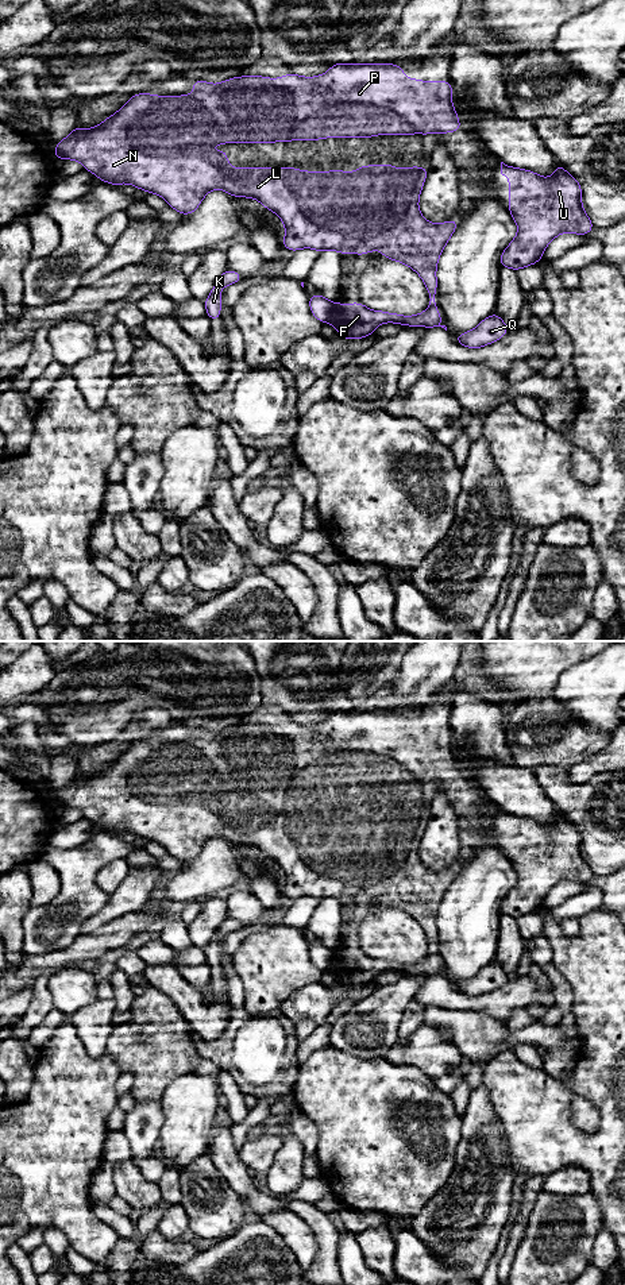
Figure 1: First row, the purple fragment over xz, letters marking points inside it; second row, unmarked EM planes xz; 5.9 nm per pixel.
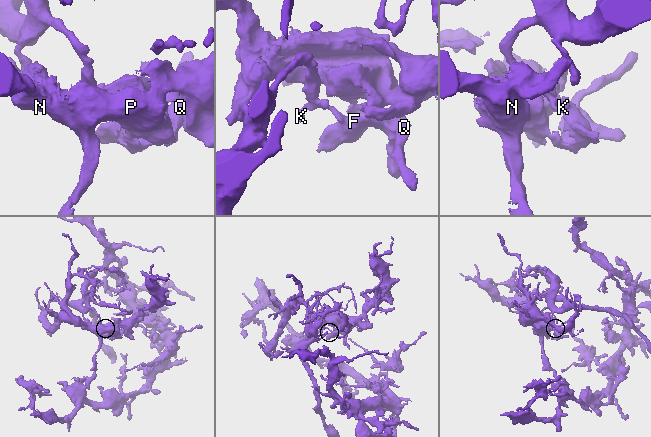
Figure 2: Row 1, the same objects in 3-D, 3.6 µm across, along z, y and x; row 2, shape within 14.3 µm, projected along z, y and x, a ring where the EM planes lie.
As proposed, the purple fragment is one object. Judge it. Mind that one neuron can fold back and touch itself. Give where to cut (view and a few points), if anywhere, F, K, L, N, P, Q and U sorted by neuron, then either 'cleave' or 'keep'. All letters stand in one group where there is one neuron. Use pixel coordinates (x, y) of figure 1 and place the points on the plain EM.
cut in xz along (335, 950), (331, 965), (327, 969); F L N P Q U / K; cleave

